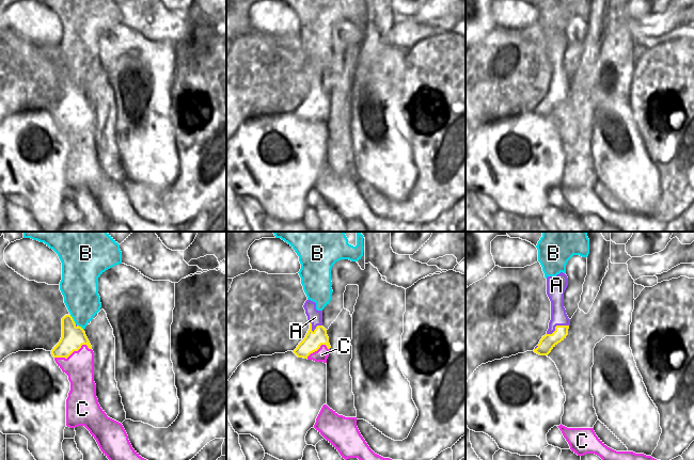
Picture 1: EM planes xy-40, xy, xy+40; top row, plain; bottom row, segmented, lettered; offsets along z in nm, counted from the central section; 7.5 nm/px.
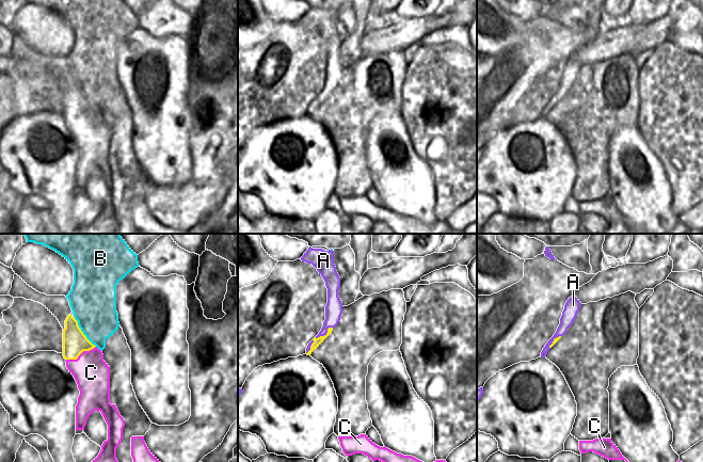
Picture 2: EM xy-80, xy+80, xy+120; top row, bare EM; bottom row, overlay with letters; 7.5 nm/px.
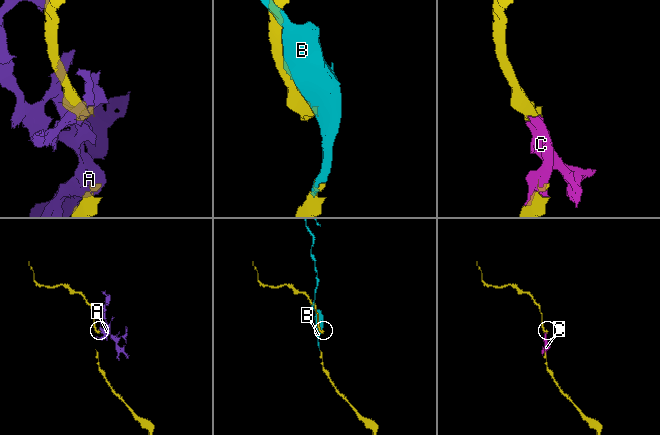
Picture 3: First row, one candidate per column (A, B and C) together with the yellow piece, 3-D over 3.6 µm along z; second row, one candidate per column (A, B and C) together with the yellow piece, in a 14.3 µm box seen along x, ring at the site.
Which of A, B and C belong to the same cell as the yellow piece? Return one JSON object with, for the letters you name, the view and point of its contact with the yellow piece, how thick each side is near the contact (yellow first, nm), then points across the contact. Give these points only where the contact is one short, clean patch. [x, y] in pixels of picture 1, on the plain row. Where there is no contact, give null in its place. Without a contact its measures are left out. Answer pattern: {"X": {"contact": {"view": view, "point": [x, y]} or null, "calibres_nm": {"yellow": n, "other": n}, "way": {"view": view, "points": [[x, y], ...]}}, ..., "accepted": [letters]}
{"accepted": []}

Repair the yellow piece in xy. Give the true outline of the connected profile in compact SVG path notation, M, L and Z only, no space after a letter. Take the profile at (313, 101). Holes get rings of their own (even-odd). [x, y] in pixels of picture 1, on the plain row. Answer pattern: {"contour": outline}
{"contour": "M310 83L310 90L305 98L299 104L293 113L298 118L307 120L307 117L317 112L321 106L326 106L328 110L331 109L327 91L322 86L317 86L313 92L312 84Z"}

